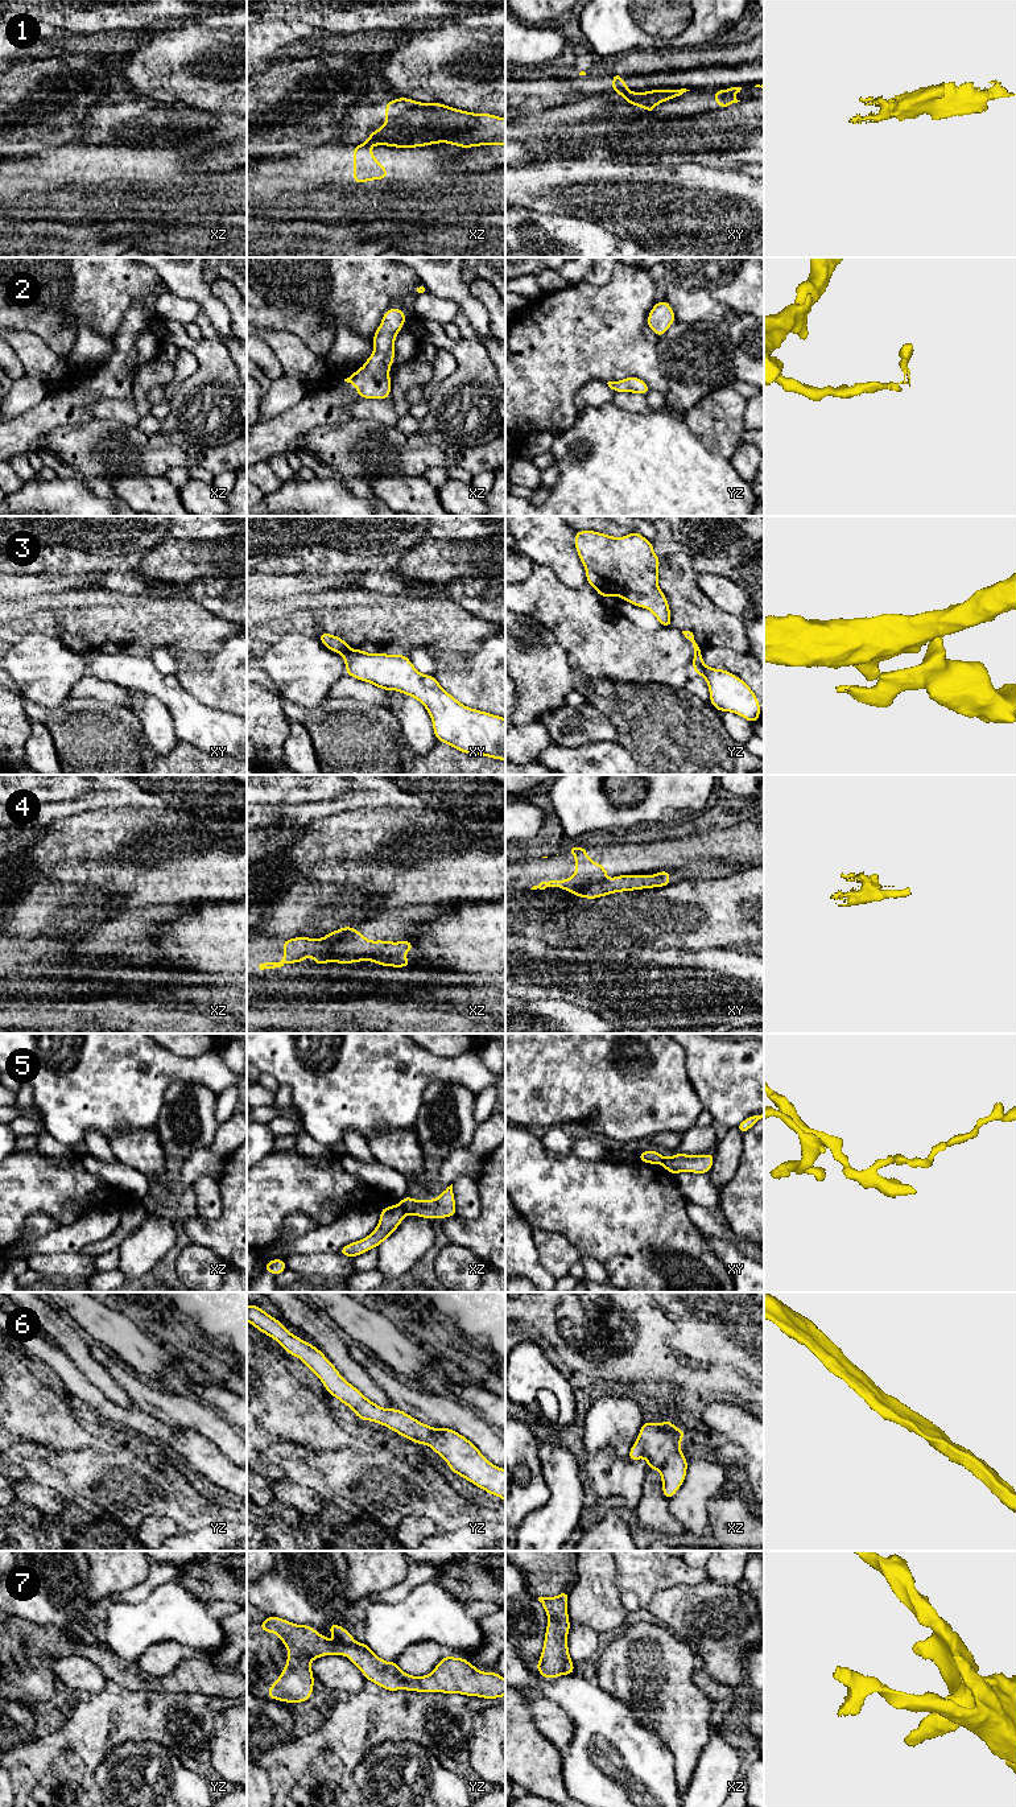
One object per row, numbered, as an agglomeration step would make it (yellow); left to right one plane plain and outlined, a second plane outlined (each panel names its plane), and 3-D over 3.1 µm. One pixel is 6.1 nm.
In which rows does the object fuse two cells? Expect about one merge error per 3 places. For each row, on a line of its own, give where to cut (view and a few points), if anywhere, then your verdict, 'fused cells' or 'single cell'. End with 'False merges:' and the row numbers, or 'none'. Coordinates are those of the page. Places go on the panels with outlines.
1: cut in xy along (639, 93), (636, 104); fused cells
2: no cut; single cell
3: cut in xy along (349, 648), (343, 655); fused cells
4: cut in xz along (339, 929), (329, 951), (330, 960); fused cells
5: cut in xz along (400, 1203), (407, 1213); fused cells
6: no cut; single cell
7: no cut; single cell
False merges: 1, 3, 4, 5

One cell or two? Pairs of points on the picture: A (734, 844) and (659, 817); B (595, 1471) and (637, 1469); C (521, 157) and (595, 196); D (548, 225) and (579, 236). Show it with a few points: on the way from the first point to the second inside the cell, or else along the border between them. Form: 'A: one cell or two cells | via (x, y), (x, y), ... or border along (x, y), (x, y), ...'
A: two cells | border along (685, 825), (677, 829), (663, 830)
B: one cell | via (606, 1477), (627, 1477)
C: two cells | border along (537, 160), (519, 166)
D: one cell | via (556, 232), (560, 236), (571, 236)

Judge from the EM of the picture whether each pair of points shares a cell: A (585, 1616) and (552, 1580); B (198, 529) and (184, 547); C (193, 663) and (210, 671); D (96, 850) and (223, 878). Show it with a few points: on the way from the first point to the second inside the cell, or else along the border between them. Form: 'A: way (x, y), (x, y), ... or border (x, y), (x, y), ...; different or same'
A: border (577, 1564), (577, 1581), (569, 1593); different
B: border (169, 536), (190, 540), (222, 539); different
C: way (197, 667), (201, 671), (206, 671); same
D: way (93, 867), (180, 871); same

